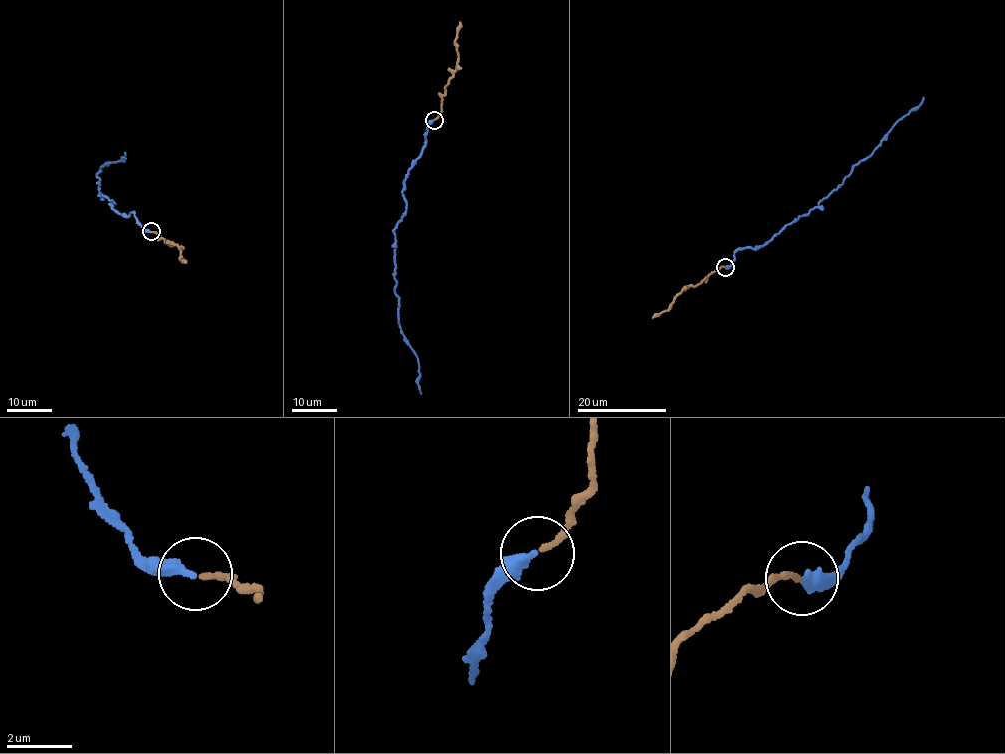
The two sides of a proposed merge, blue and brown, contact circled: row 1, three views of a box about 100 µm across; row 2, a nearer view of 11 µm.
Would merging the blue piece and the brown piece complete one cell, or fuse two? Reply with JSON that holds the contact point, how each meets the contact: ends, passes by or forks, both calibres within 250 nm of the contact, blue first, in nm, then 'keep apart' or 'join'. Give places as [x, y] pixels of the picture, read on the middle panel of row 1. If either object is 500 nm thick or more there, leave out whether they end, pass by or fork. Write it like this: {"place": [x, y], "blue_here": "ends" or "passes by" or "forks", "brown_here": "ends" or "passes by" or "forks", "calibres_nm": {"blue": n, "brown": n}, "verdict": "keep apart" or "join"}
{"place": [434, 120], "blue_here": "ends", "brown_here": "ends", "calibres_nm": {"blue": 280, "brown": 160}, "verdict": "join"}

